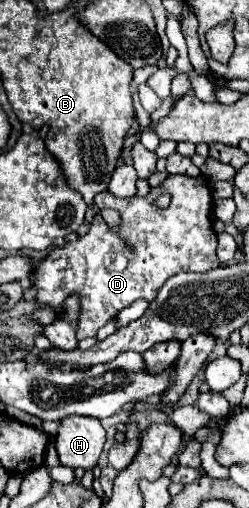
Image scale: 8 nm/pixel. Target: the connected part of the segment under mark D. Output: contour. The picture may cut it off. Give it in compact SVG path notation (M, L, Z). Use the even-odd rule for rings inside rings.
M167 176L167 180L161 186L151 188L145 198L123 200L109 192L103 192L103 194L95 196L95 204L97 204L97 208L119 210L121 224L109 226L101 214L95 214L89 232L73 242L65 242L65 246L51 250L51 254L41 264L35 266L33 278L31 278L33 288L37 288L37 296L35 296L37 306L39 308L49 306L55 312L55 316L61 316L63 302L65 302L65 298L69 298L69 294L77 294L81 298L79 300L81 314L77 320L77 340L83 340L87 336L97 336L99 328L103 328L109 320L113 320L123 308L131 306L135 300L143 298L143 300L151 302L169 276L173 276L177 272L207 272L207 270L213 270L219 266L219 258L215 252L217 234L213 230L213 218L211 218L213 198L211 198L209 182L205 178L201 178L201 176L197 176L197 178ZM159 194L171 196L171 204L167 208L155 206L155 200Z

